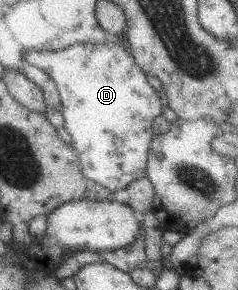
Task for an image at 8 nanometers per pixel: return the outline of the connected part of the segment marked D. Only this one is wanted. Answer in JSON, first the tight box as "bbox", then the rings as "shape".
{"bbox":[23,37,162,193],"shape":[[[120,37],[102,44],[77,43],[58,51],[30,50],[23,55],[24,59],[34,68],[46,72],[55,83],[59,94],[63,129],[71,138],[69,146],[86,180],[94,181],[110,193],[125,189],[126,185],[146,176],[147,158],[153,131],[153,120],[161,116],[162,105],[155,91],[148,82],[146,74],[134,62],[132,54],[122,46]]]}

